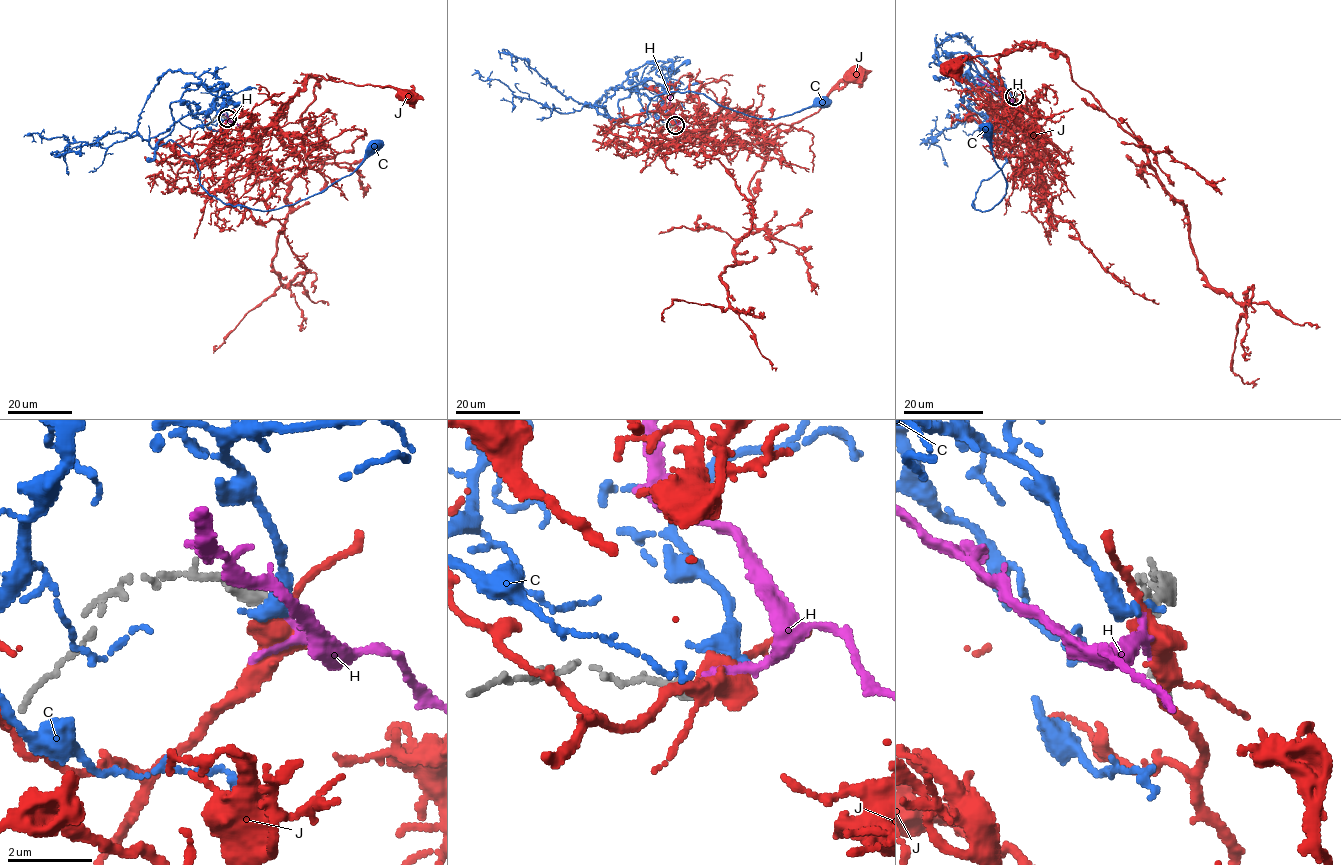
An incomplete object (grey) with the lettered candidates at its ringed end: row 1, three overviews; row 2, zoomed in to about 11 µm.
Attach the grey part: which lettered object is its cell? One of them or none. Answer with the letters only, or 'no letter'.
H

